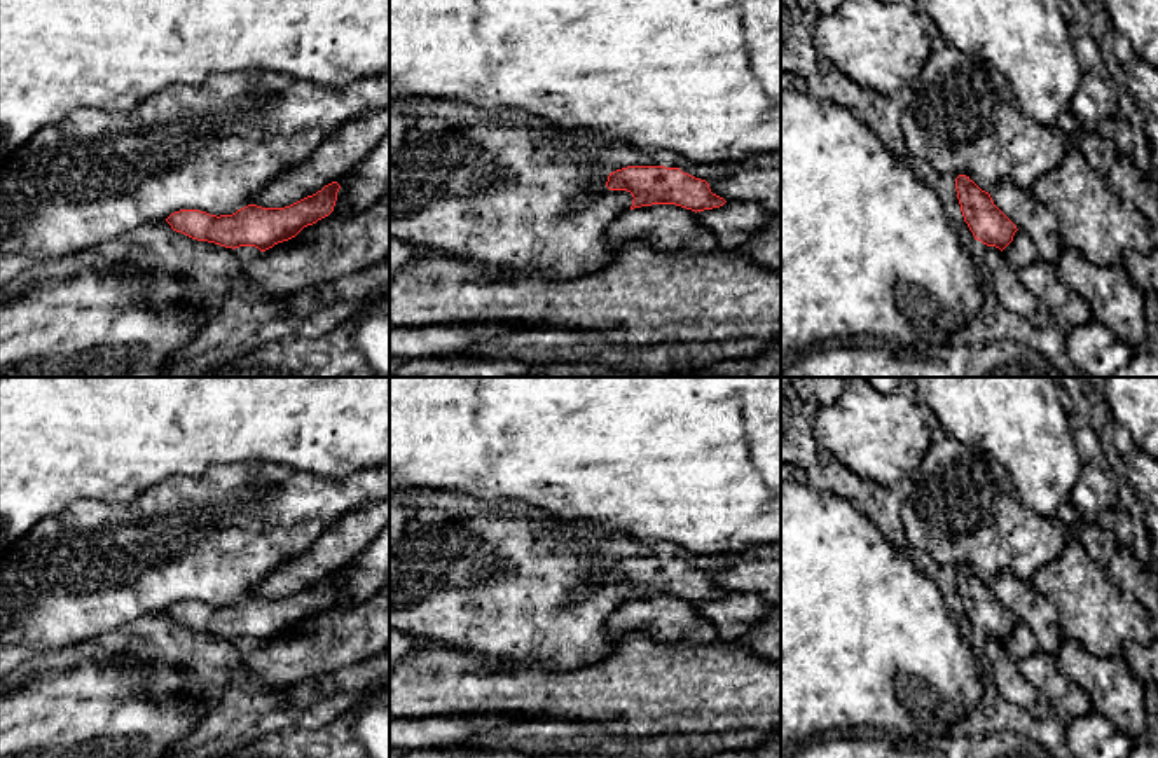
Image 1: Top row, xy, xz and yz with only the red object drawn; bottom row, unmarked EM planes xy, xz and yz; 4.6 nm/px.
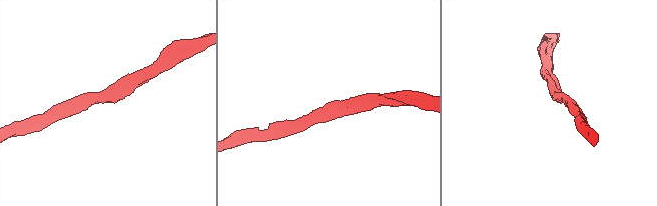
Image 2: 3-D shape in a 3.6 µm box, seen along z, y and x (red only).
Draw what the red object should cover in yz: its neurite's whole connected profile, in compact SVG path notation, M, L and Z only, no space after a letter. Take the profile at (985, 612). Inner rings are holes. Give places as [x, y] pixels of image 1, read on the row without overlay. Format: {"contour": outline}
{"contour": "M959 566L955 582L964 613L975 631L1003 643L1013 632L1017 617L994 596L990 585L982 582L969 568Z"}

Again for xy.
{"contour": "M332 573L313 587L285 599L248 596L232 606L210 606L199 601L180 601L166 613L173 622L197 632L225 639L255 637L260 643L295 629L304 618L334 603L341 576Z"}

